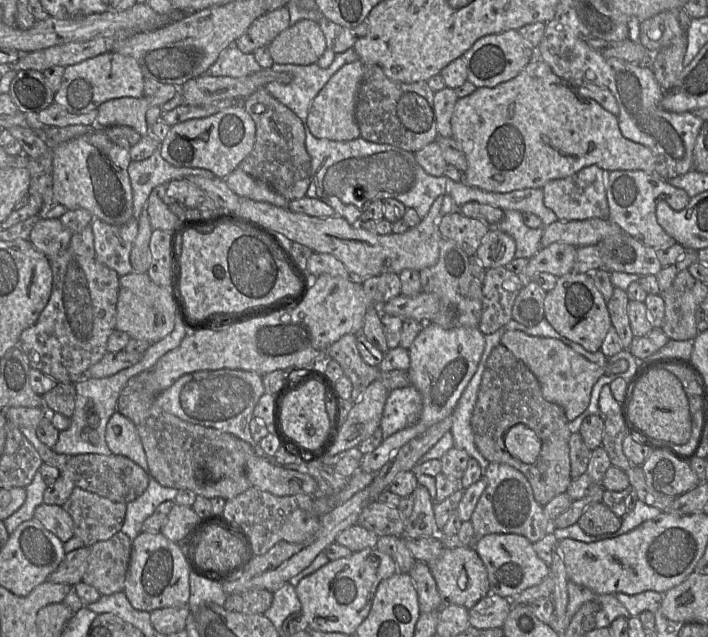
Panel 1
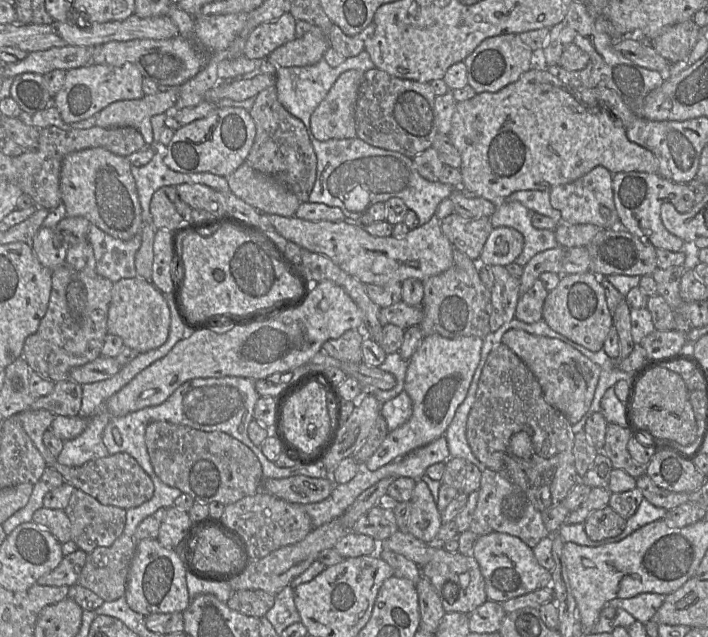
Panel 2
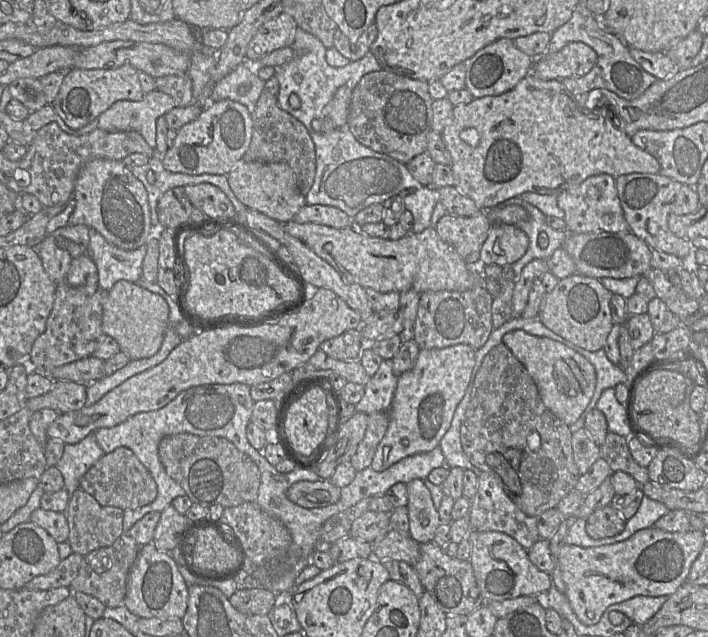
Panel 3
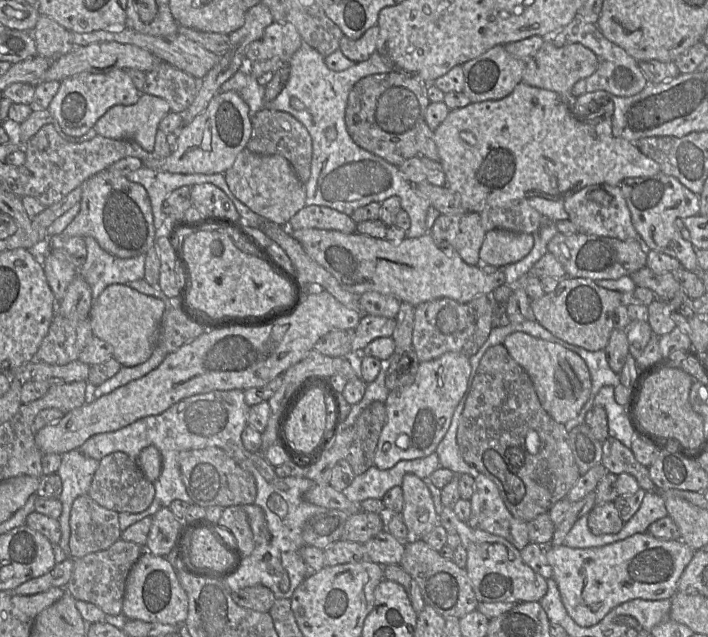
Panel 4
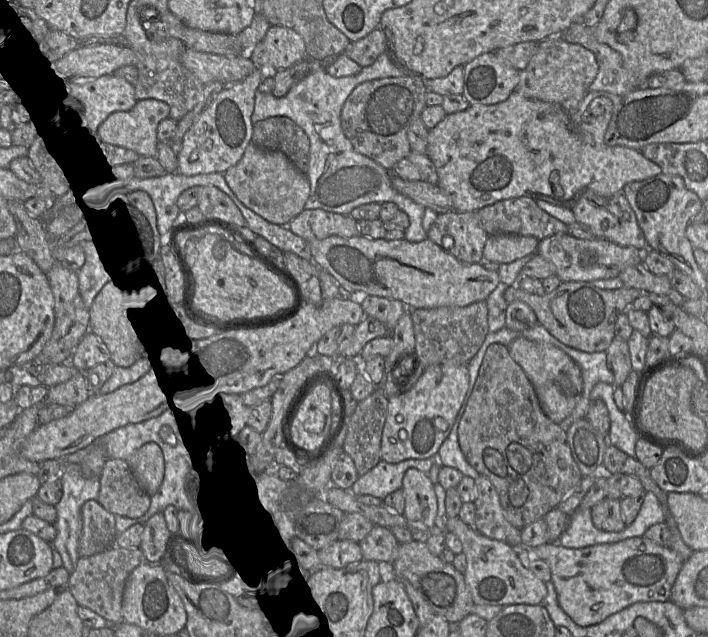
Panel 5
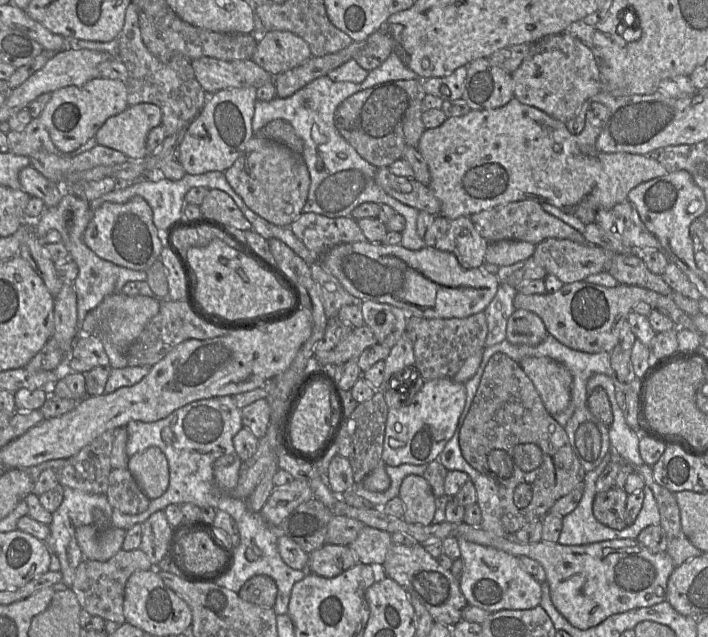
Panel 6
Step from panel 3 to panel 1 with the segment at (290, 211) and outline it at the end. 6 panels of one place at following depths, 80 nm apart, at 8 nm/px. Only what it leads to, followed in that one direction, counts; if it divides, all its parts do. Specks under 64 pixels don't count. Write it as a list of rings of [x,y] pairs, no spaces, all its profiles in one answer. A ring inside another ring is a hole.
[[[239,167],[225,178],[225,182],[239,197],[266,202],[281,208],[288,208],[288,199],[277,193],[267,184],[254,179]]]

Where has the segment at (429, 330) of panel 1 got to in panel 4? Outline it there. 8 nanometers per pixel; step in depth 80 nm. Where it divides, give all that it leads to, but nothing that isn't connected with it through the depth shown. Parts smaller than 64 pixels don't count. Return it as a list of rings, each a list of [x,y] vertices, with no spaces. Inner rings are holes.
[[[448,352],[436,359],[420,362],[411,385],[389,392],[385,401],[386,423],[374,456],[374,465],[377,468],[387,470],[401,460],[427,457],[436,451],[467,389],[471,372],[469,358],[462,353]]]

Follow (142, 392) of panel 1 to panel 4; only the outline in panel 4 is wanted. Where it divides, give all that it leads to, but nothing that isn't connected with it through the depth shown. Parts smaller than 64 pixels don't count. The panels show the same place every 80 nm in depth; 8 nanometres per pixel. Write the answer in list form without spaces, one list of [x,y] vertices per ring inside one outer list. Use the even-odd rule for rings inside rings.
[[[206,447],[181,452],[179,465],[182,481],[193,503],[207,508],[253,504],[257,488],[255,478],[244,470],[230,455],[218,447]]]

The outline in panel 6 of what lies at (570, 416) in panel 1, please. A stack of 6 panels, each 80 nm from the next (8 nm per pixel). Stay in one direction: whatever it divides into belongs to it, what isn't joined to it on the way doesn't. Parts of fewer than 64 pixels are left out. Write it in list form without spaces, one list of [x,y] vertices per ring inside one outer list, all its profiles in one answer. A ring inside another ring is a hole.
[[[525,357],[520,367],[534,384],[550,415],[567,408],[571,400],[573,377],[561,363],[549,357]]]

